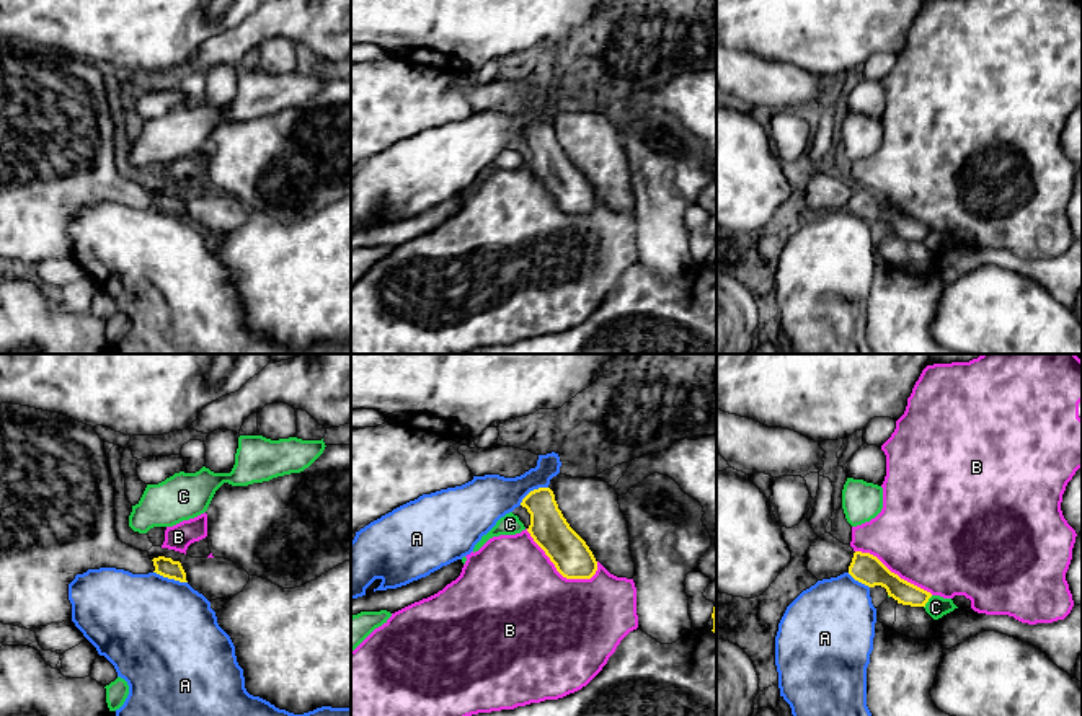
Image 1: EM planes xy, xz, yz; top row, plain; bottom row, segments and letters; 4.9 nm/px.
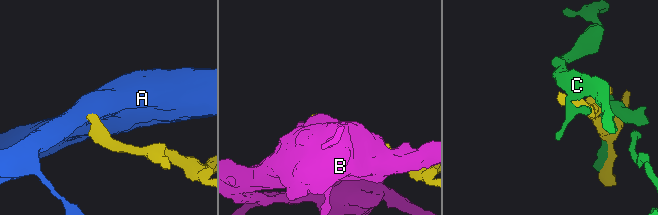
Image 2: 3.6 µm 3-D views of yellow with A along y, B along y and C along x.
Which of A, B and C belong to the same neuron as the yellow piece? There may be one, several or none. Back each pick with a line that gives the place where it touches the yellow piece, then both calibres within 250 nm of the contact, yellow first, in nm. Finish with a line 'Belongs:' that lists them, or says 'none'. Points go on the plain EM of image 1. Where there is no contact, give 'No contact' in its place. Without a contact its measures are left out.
Belongs: none

